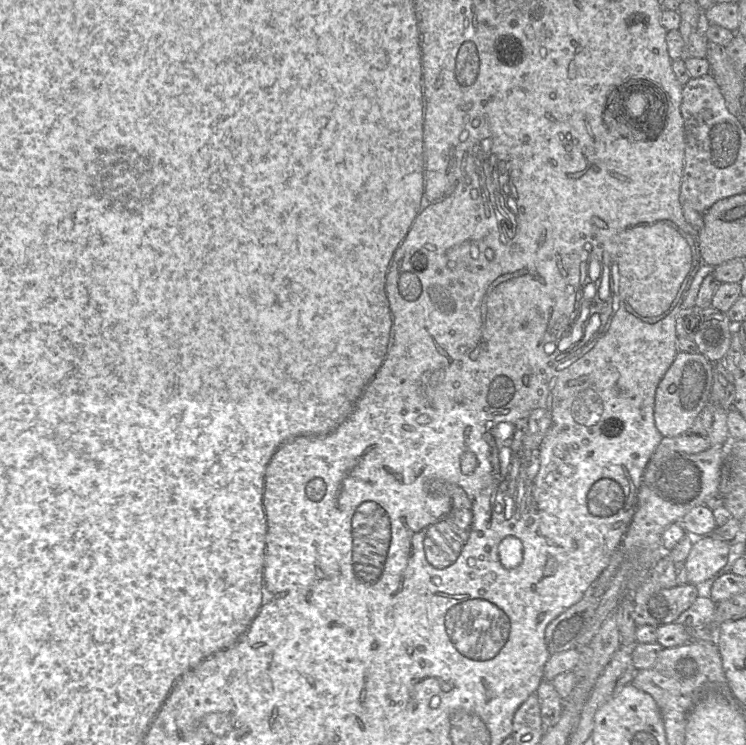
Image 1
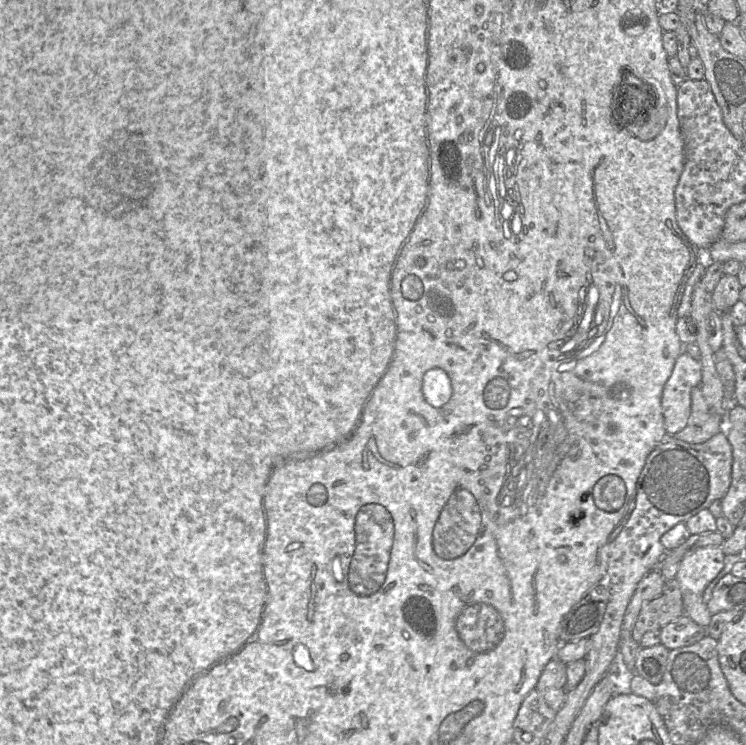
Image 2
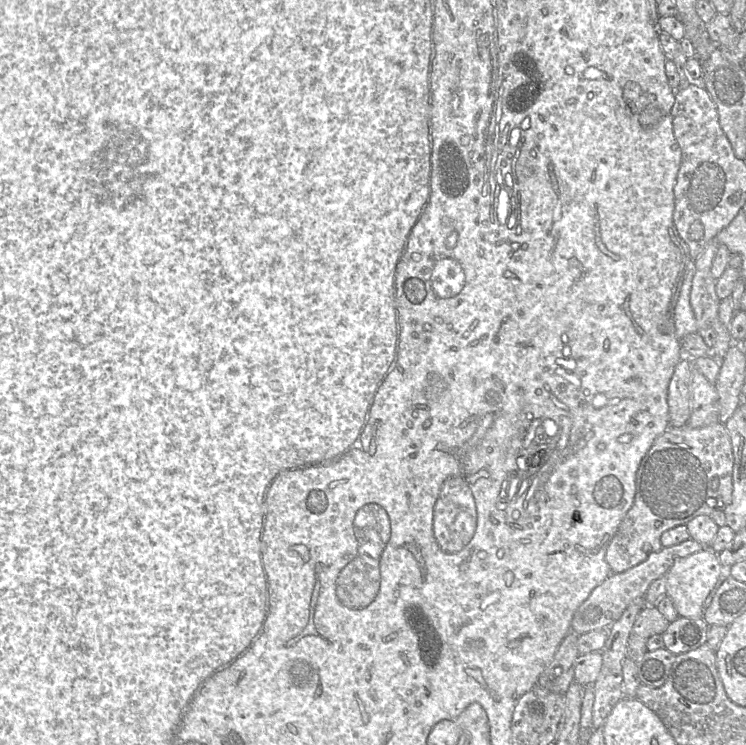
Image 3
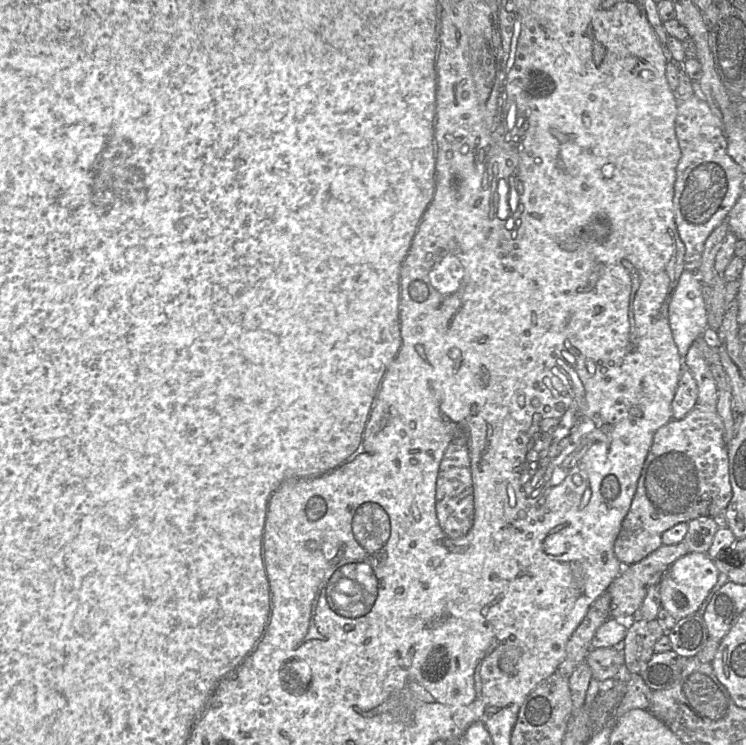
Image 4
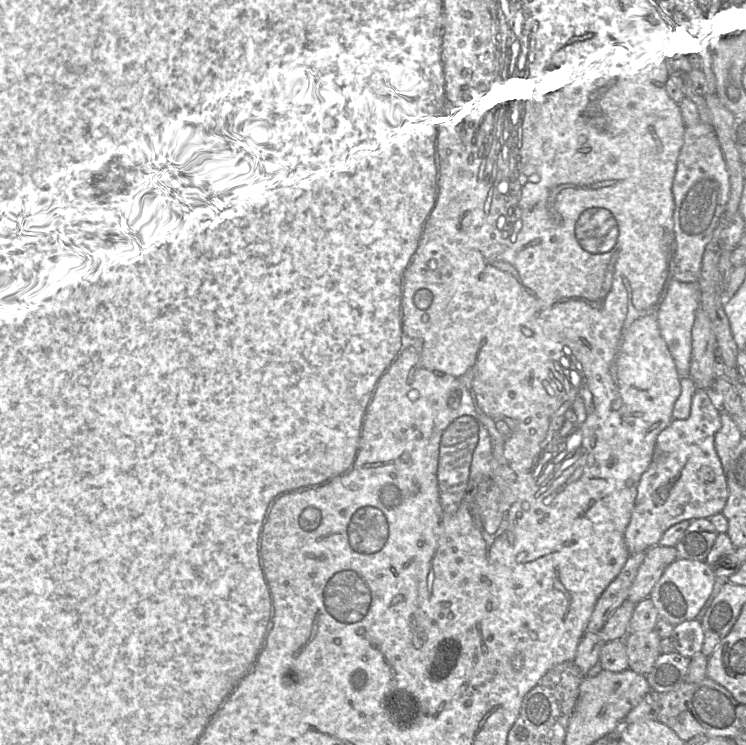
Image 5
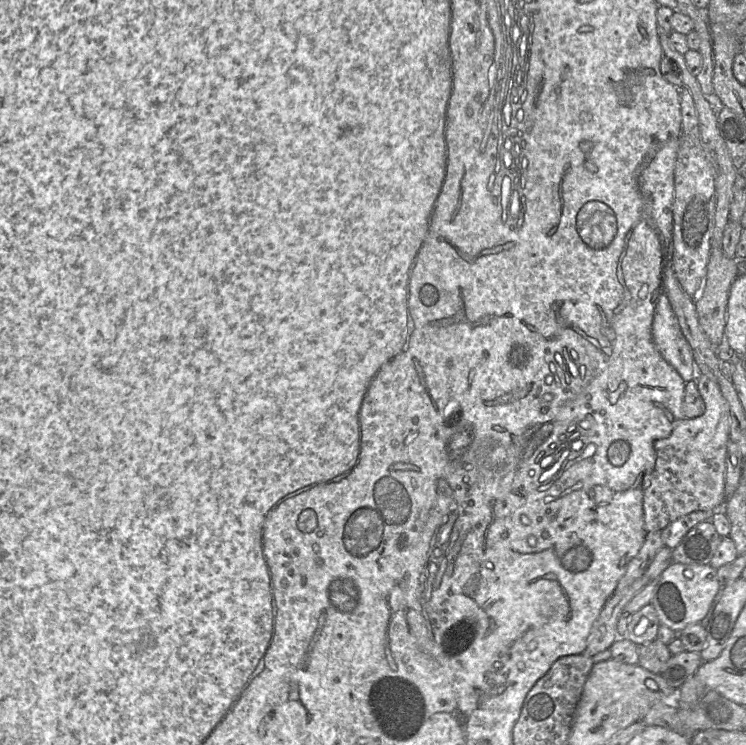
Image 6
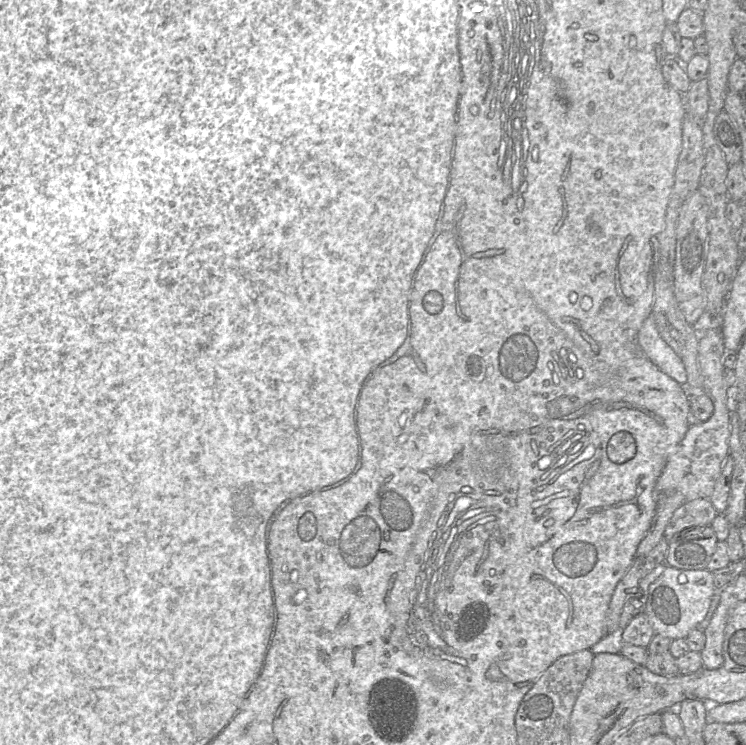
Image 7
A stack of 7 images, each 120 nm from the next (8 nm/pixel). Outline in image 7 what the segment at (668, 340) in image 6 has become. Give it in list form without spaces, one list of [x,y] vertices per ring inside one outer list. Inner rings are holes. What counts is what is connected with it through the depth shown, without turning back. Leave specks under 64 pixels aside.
[[[652,312],[639,330],[638,342],[645,355],[663,373],[679,384],[686,385],[687,373],[683,362],[660,337]]]

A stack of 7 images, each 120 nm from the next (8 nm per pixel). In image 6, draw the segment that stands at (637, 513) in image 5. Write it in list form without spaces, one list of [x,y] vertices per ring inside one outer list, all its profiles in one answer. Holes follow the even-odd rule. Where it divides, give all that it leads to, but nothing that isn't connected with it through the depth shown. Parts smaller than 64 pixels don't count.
[[[697,374],[697,387],[705,402],[705,412],[694,419],[683,419],[671,434],[655,443],[656,463],[644,491],[645,531],[662,531],[678,518],[695,511],[716,511],[726,501],[725,470],[730,440],[729,406],[719,385]]]

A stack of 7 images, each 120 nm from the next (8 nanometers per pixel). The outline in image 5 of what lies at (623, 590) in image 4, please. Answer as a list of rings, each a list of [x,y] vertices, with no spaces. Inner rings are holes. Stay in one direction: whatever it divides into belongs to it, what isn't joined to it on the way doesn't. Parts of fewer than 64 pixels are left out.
[[[657,544],[650,547],[631,585],[628,600],[636,604],[649,597],[664,570],[677,558],[675,546]]]

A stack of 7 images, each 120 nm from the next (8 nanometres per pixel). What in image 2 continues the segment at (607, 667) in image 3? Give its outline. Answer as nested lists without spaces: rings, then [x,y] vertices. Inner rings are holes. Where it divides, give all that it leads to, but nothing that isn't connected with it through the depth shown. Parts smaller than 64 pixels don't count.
[[[652,569],[639,582],[624,615],[622,632],[632,632],[641,608],[663,593],[666,580],[659,569]]]

